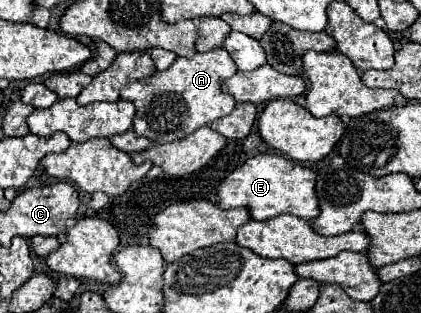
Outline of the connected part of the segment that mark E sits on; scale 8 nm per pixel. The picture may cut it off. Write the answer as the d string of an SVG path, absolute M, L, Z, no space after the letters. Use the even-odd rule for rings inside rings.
M264 153L250 157L242 167L234 169L220 185L218 191L218 205L222 209L234 209L234 207L248 207L252 213L252 219L272 219L282 213L296 215L306 221L314 221L318 217L318 197L316 197L316 173L308 167L302 167L300 163L276 155L276 153Z

